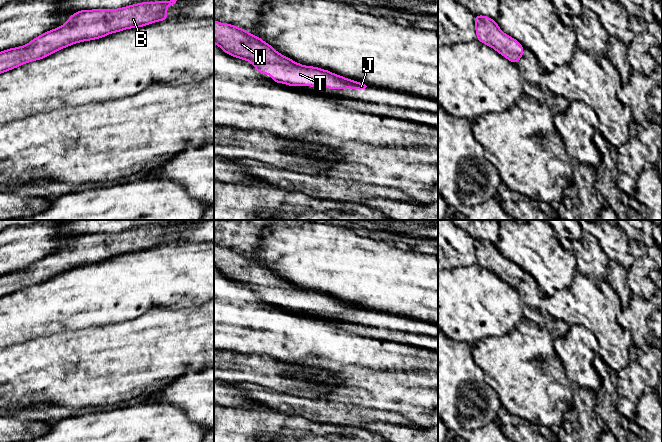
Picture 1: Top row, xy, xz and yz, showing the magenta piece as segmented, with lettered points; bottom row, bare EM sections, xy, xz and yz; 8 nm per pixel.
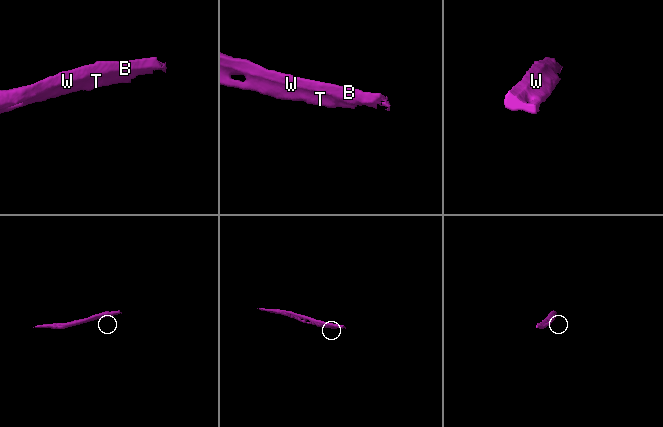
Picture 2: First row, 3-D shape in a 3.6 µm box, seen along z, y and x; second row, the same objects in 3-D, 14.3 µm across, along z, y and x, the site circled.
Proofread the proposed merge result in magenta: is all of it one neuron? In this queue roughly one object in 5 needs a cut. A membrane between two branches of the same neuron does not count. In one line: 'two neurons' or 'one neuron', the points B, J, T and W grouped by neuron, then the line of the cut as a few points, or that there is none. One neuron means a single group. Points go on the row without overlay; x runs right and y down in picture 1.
one neuron; groups B J T W; cut none

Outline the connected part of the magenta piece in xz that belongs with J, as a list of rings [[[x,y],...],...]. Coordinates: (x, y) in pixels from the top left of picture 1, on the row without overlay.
[[[214,244],[214,267],[225,277],[248,284],[260,298],[269,298],[274,306],[288,310],[312,310],[332,313],[369,313],[364,307],[355,306],[318,291],[303,290],[278,277],[261,262],[231,248]]]

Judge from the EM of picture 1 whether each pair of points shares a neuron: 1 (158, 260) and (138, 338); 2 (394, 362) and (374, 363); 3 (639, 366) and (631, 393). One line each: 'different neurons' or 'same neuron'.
1: different neurons
2: same neuron
3: same neuron

